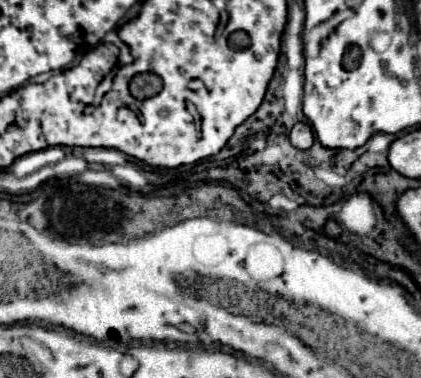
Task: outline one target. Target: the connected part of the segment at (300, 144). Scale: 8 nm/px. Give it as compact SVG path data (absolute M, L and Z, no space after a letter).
M298 122L294 124L292 132L290 132L290 142L294 144L294 148L298 150L308 150L314 144L314 134L312 128L306 122Z

